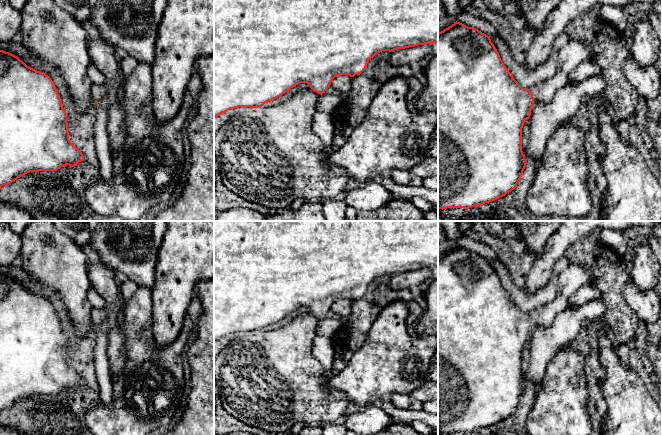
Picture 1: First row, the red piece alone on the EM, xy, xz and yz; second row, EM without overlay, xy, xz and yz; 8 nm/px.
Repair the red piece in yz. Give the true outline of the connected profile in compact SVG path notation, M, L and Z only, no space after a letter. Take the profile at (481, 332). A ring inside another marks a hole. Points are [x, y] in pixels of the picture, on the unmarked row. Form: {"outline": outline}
{"outline": "M457 245L438 256L438 434L477 431L514 414L527 388L522 375L522 352L533 329L550 328L556 315L569 308L569 299L578 289L592 282L587 267L569 264L558 277L555 299L526 313L506 292L490 261Z"}

